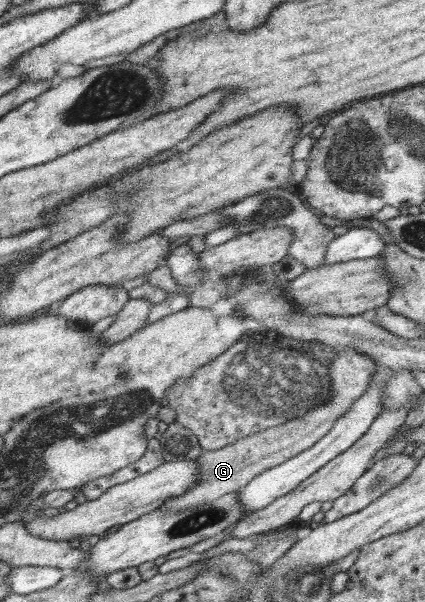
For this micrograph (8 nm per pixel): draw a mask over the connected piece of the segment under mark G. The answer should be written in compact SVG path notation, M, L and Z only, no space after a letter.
M345 348L337 352L336 358L328 364L328 376L330 377L330 399L324 405L316 406L316 409L306 412L302 417L294 417L276 427L268 428L240 439L232 445L219 448L218 450L206 450L194 461L199 462L199 481L194 487L184 491L178 497L168 499L160 510L164 512L184 512L190 508L196 508L212 502L242 489L247 482L250 482L255 476L262 471L268 470L273 466L286 462L289 458L308 450L311 446L316 445L334 426L334 422L345 414L354 404L356 398L362 396L368 386L372 375L378 374L383 368L378 366L374 358L368 355L362 355L353 348Z

